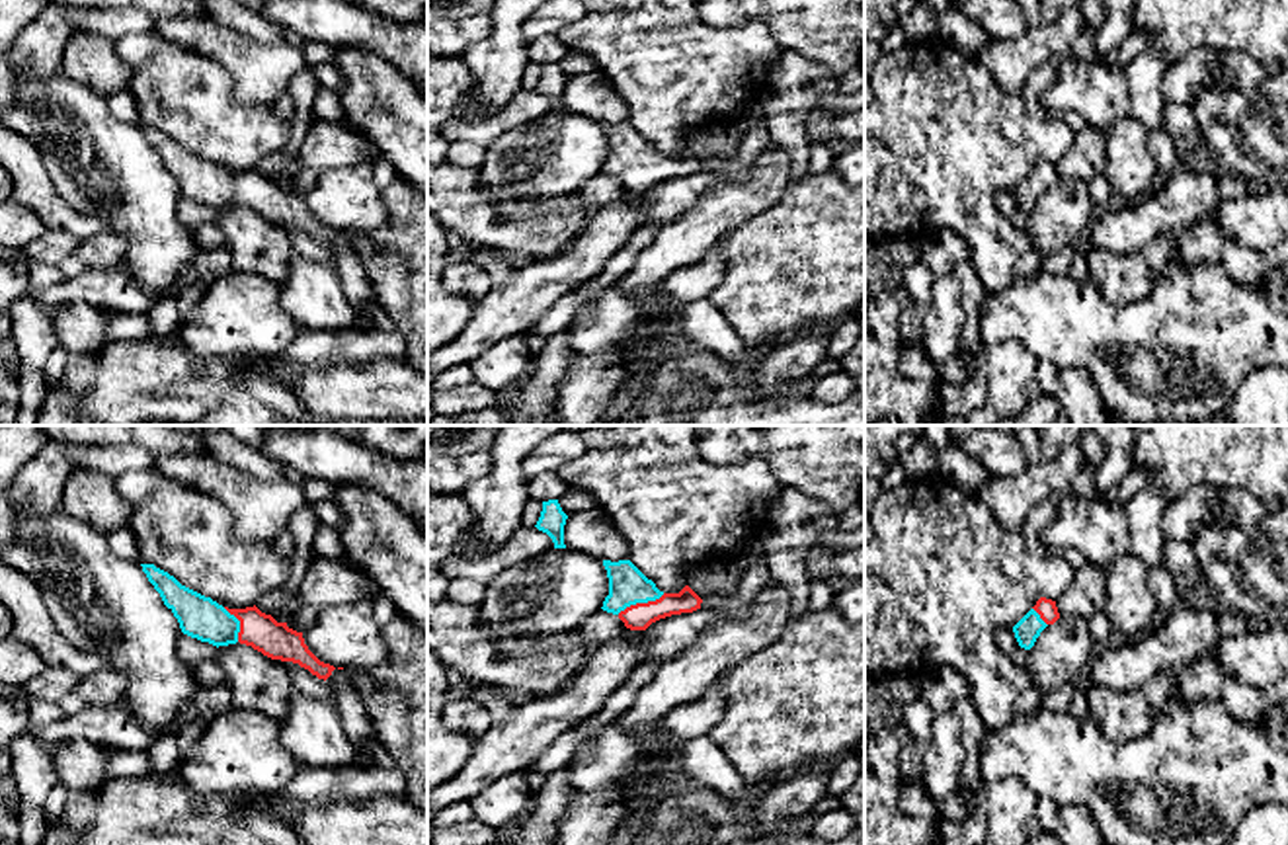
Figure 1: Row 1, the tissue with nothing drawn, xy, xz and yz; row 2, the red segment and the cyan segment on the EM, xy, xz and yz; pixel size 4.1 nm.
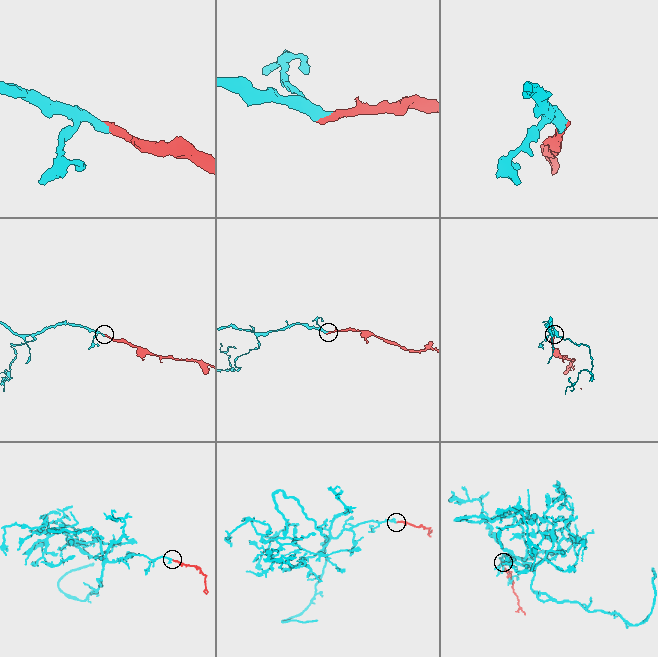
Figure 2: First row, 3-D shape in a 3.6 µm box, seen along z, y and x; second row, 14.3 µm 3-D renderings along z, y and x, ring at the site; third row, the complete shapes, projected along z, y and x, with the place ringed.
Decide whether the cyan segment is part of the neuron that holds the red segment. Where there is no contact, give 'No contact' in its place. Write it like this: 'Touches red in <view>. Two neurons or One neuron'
Touches red in xz. One neuron

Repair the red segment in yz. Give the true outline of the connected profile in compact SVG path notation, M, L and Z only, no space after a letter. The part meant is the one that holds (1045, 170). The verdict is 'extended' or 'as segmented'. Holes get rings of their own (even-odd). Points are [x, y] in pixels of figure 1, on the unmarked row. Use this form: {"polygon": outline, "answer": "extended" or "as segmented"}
{"polygon": "M1040 160L1036 168L1013 189L1021 211L1030 213L1040 195L1060 181L1056 164Z", "answer": "extended"}

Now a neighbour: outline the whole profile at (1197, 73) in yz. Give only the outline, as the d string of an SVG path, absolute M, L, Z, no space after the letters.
M1190 51L1181 60L1169 64L1161 82L1165 103L1190 105L1204 92L1237 90L1259 100L1259 92L1268 72L1247 53Z

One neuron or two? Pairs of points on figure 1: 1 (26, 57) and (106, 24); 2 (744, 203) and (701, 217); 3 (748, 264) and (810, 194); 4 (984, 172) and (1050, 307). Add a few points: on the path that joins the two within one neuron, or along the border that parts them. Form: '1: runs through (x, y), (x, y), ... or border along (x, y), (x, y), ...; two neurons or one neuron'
1: runs through (45, 38), (61, 22), (86, 22); one neuron
2: runs through (734, 203), (711, 217); one neuron
3: runs through (765, 246), (801, 211); one neuron
4: border along (1013, 276), (998, 291), (986, 293); two neurons

